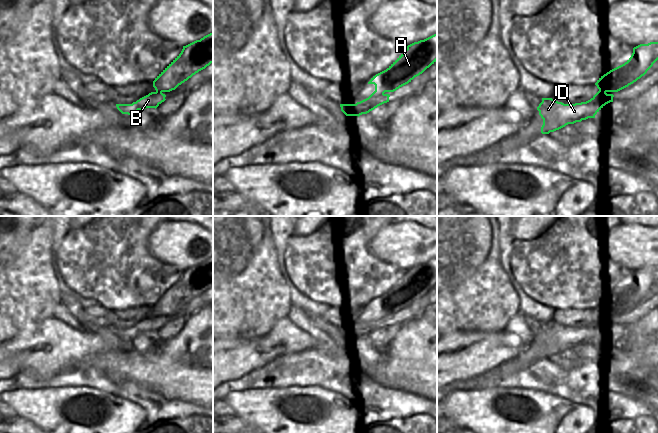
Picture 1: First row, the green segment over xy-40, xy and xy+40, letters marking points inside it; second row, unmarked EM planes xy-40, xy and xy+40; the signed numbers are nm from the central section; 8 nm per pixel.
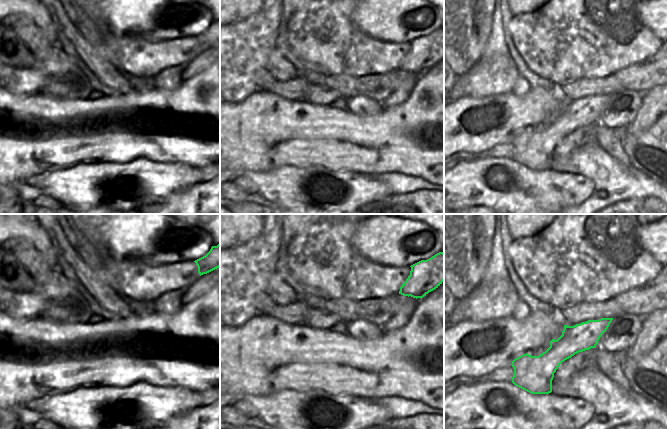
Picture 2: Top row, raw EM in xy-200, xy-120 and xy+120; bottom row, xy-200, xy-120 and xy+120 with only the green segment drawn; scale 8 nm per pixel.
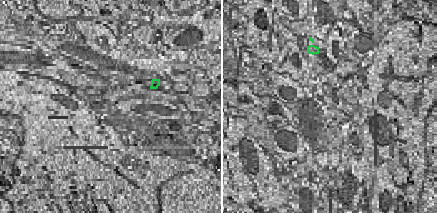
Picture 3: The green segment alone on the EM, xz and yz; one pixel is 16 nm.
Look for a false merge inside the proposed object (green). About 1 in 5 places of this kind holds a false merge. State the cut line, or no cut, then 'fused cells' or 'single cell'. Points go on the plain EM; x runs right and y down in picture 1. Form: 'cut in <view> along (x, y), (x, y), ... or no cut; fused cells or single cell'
no cut; single cell

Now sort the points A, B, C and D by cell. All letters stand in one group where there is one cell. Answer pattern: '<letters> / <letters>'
A B C D

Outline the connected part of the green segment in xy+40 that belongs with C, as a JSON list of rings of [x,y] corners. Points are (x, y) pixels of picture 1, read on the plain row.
[[[650,266],[648,268],[640,268],[633,272],[631,281],[622,289],[610,294],[603,300],[601,300],[595,309],[599,315],[588,325],[564,328],[558,326],[552,322],[542,322],[542,326],[537,331],[539,339],[543,343],[543,349],[541,351],[542,358],[549,358],[565,351],[568,348],[574,348],[581,346],[588,342],[595,342],[595,339],[608,327],[613,326],[613,316],[618,316],[629,309],[636,306],[653,290],[658,284],[658,266]]]

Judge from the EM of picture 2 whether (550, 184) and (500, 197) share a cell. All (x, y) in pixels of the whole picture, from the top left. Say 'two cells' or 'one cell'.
one cell

